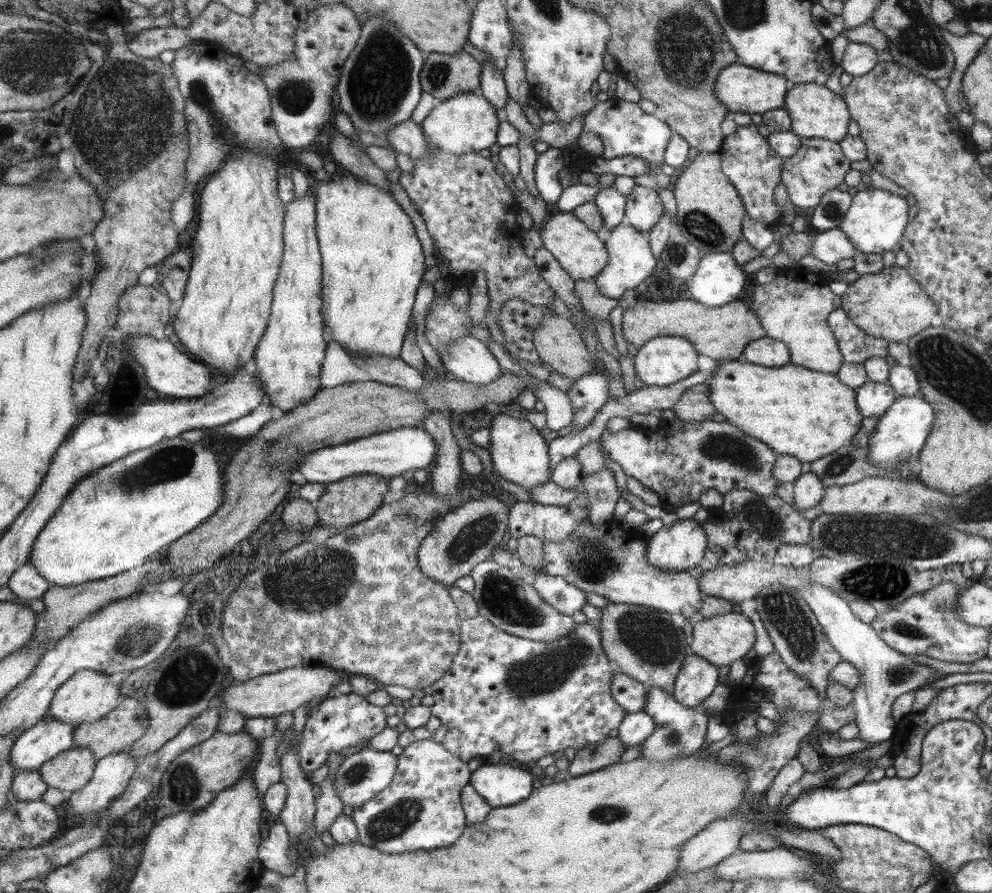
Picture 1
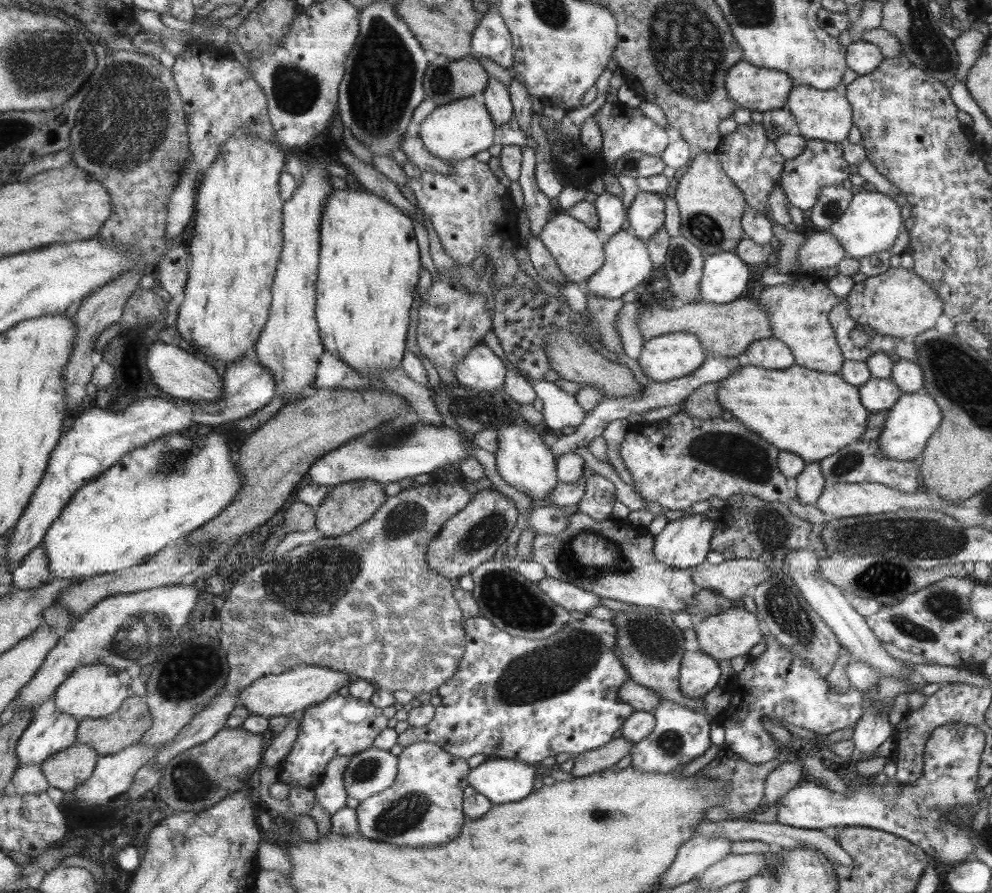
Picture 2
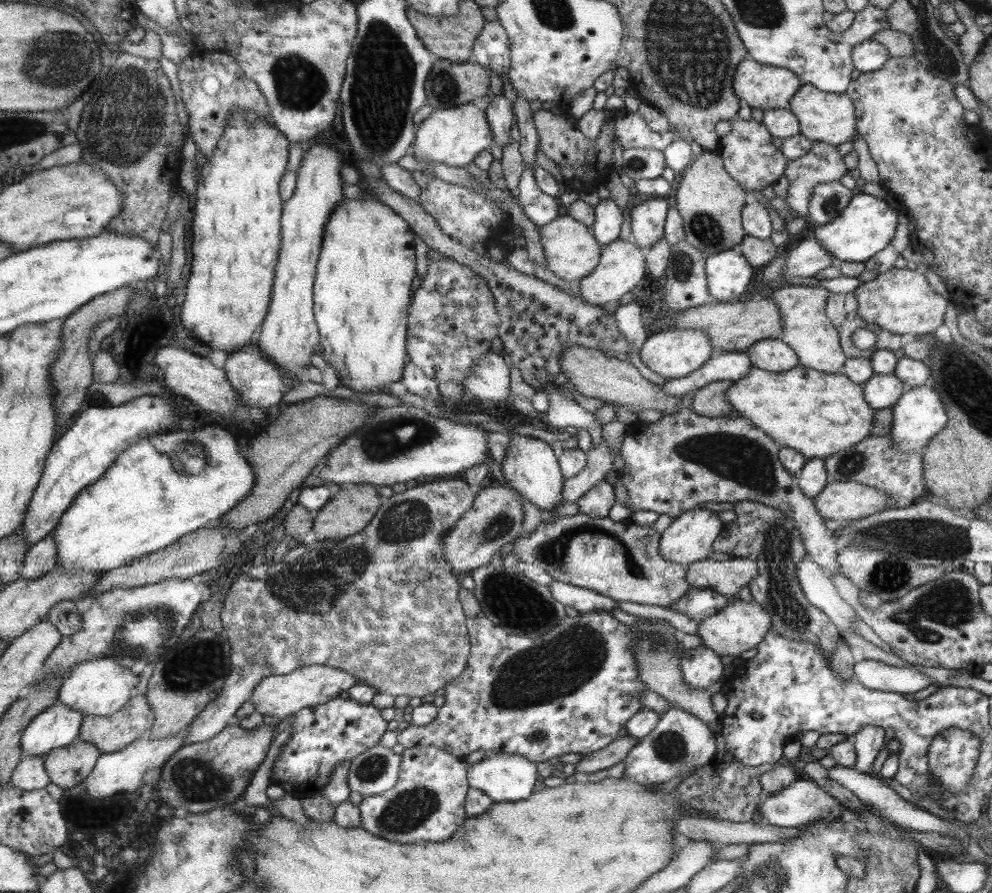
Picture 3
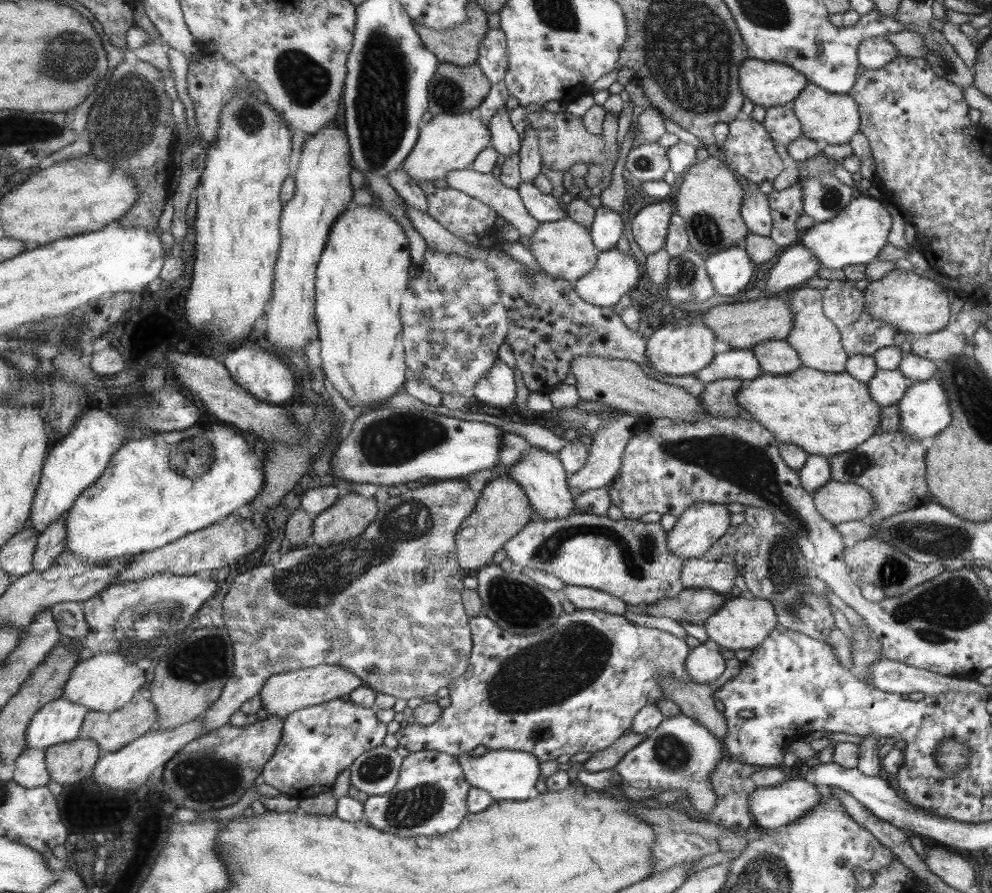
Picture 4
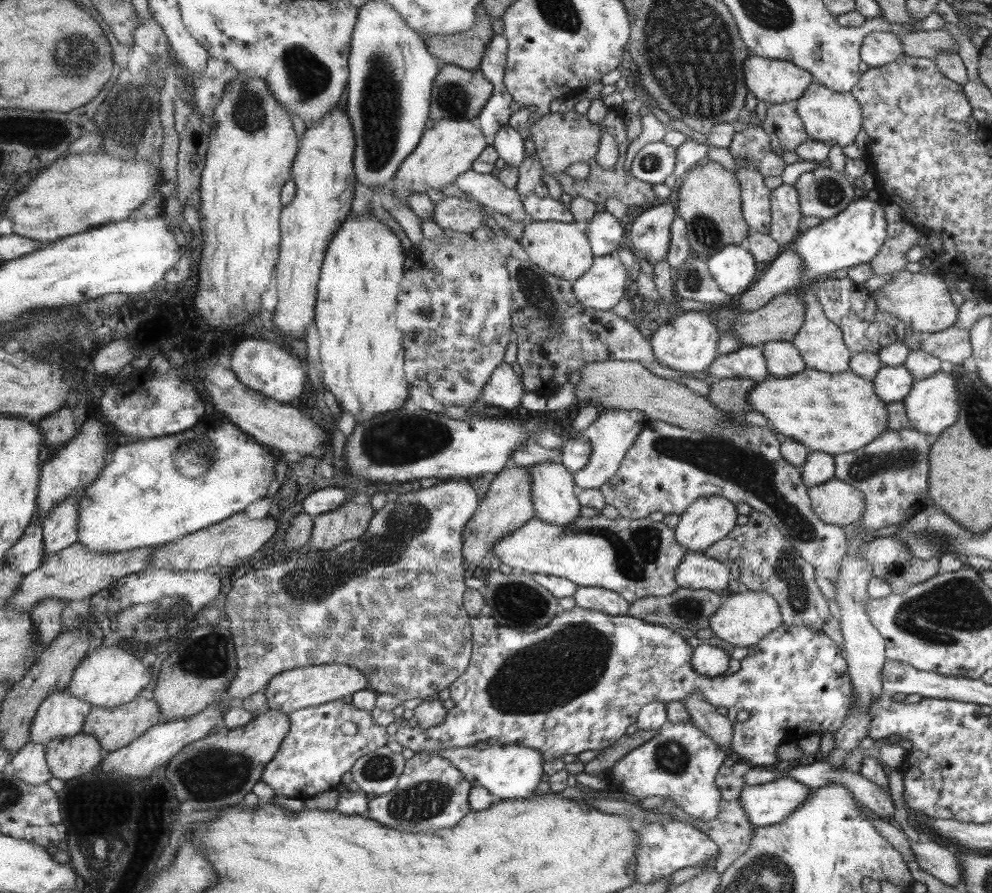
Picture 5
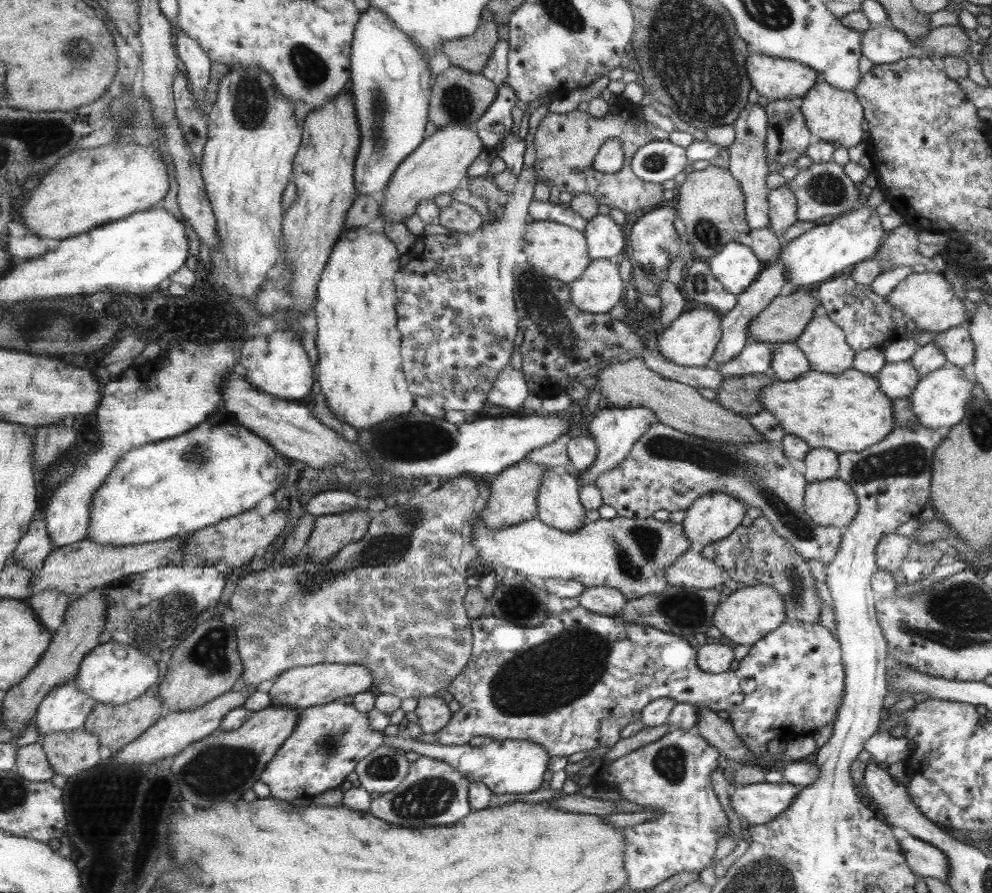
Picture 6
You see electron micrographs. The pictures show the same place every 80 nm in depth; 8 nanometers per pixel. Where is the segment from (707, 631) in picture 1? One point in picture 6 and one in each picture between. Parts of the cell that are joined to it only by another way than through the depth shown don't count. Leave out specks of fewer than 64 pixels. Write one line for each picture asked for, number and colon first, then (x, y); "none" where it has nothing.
2: (731, 634)
3: (739, 626)
4: (741, 624)
5: (743, 620)
6: (749, 613)

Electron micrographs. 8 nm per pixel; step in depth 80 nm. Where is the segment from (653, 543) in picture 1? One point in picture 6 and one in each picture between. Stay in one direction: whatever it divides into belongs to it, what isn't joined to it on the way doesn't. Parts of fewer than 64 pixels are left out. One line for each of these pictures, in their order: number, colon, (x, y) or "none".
2: (683, 543)
3: (689, 537)
4: (696, 529)
5: (708, 519)
6: (712, 516)

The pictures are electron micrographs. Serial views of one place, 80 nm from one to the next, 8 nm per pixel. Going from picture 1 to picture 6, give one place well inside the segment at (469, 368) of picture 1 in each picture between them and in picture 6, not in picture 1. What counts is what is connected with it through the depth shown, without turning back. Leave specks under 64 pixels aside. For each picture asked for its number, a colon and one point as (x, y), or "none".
2: (481, 370)
3: (489, 379)
4: (497, 388)
5: (504, 389)
6: (510, 391)

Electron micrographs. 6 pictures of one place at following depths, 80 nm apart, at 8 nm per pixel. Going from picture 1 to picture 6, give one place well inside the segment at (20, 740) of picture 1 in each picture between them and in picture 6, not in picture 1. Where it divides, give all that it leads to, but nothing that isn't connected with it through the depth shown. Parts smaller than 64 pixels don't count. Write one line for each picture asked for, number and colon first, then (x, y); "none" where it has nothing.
2: (50, 731)
3: (59, 726)
4: (62, 720)
5: (62, 714)
6: (66, 708)

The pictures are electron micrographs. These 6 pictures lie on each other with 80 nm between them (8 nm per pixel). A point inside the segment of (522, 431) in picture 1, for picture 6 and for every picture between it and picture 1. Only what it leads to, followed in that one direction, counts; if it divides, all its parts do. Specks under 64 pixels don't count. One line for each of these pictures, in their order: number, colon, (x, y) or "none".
2: (522, 460)
3: (529, 467)
4: (544, 481)
5: (554, 497)
6: (558, 505)

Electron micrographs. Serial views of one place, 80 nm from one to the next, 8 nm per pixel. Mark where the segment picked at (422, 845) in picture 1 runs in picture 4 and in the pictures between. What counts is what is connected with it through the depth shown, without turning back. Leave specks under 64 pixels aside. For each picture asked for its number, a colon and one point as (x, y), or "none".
2: (424, 805)
3: (426, 804)
4: (430, 799)

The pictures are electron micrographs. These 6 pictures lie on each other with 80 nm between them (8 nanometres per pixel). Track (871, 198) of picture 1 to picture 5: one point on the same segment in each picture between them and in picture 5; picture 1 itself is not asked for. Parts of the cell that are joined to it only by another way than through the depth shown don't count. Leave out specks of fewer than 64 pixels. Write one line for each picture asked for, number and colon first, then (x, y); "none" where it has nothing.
2: (870, 223)
3: (866, 225)
4: (854, 237)
5: (853, 237)

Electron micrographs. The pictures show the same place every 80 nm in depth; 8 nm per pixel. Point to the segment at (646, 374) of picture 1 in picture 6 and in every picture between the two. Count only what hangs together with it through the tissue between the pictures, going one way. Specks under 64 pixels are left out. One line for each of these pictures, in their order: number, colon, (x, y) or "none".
2: (671, 356)
3: (672, 353)
4: (682, 348)
5: (687, 342)
6: (690, 341)

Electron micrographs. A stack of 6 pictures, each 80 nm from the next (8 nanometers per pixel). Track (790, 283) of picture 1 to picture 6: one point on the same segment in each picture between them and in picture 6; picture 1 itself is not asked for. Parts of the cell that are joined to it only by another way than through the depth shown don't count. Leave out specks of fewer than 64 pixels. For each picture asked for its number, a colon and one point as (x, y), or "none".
2: (798, 309)
3: (805, 327)
4: (817, 342)
5: (820, 342)
6: (825, 345)

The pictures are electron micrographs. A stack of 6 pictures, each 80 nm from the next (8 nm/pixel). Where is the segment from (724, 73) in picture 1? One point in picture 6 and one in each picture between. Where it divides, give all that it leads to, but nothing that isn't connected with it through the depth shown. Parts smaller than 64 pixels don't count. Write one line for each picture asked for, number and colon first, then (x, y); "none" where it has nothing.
2: (756, 88)
3: (764, 87)
4: (767, 84)
5: (772, 81)
6: (773, 78)

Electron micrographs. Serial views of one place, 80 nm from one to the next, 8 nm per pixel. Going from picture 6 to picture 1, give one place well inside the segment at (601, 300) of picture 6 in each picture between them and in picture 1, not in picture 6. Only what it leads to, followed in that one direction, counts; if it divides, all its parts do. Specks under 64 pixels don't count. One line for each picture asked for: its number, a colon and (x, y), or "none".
1: (630, 258)
2: (626, 263)
3: (621, 266)
4: (614, 272)
5: (601, 287)

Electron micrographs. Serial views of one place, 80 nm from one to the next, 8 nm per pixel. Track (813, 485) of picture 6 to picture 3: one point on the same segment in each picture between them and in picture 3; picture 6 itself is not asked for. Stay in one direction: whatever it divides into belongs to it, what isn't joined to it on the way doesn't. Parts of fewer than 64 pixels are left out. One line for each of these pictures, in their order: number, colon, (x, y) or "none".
3: (850, 501)
4: (837, 502)
5: (833, 501)

